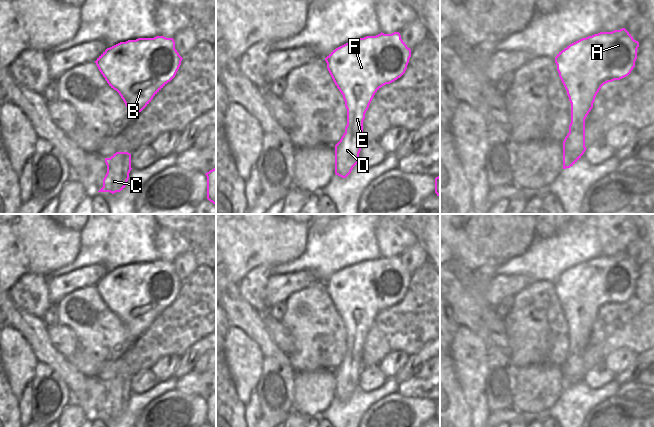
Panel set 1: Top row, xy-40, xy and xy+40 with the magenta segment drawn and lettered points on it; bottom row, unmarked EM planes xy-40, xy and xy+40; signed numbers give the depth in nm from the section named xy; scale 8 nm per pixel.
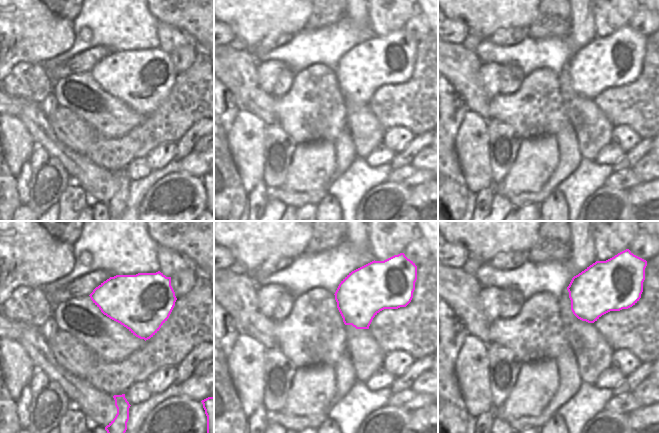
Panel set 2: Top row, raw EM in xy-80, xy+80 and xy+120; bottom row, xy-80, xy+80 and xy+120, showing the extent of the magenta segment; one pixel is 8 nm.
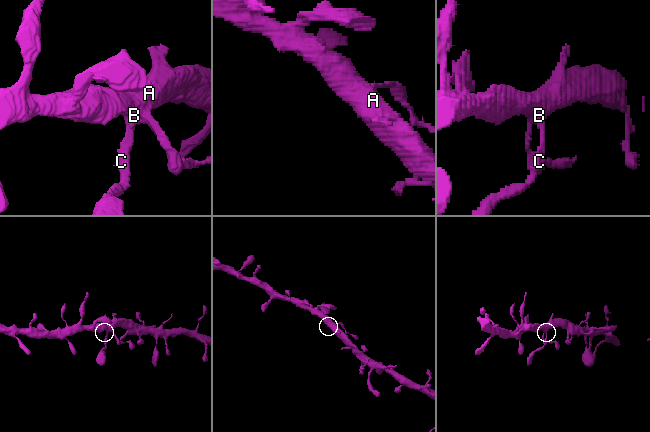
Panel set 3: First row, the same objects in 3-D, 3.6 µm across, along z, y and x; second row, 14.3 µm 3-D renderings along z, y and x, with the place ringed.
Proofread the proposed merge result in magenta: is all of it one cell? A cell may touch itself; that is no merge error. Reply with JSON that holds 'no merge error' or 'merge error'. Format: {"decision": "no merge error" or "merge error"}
{"decision": "no merge error"}

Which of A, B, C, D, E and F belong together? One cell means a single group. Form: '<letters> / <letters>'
A B C D E F

